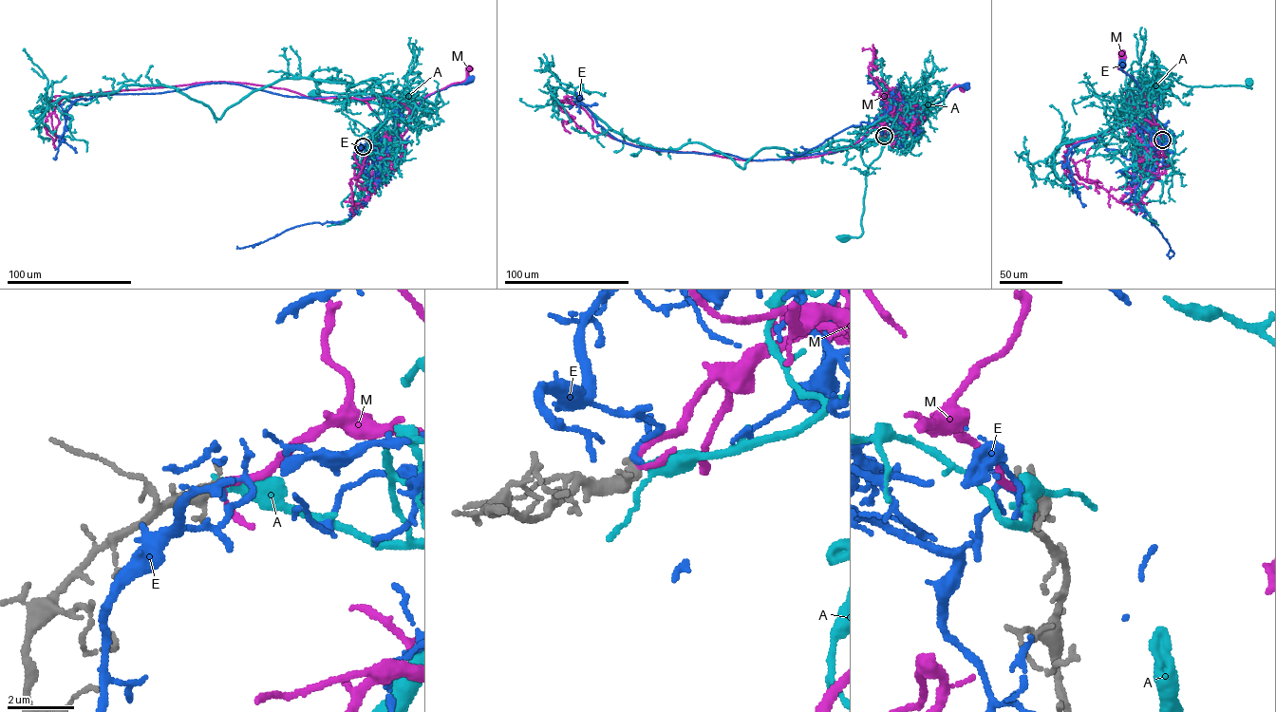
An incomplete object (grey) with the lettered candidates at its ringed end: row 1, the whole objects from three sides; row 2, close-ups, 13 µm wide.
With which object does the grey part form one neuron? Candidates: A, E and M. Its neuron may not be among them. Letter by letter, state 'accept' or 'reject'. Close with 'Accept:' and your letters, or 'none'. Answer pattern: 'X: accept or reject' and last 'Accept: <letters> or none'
A: reject
E: reject
M: accept
Accept: M

